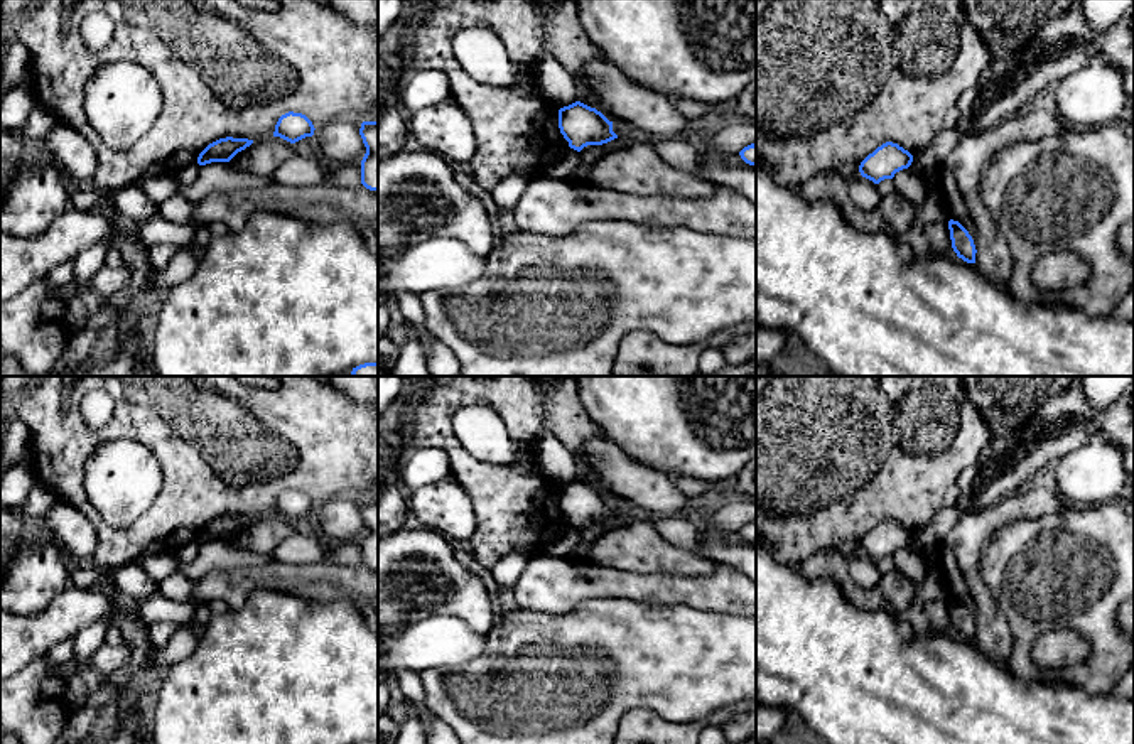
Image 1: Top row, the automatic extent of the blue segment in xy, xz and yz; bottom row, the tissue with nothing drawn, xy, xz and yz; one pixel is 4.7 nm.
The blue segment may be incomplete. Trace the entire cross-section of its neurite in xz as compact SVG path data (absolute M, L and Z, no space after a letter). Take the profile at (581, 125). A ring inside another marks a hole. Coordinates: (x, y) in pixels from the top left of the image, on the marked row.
M580 101L559 110L559 128L569 147L577 152L587 145L602 145L618 138L613 121Z

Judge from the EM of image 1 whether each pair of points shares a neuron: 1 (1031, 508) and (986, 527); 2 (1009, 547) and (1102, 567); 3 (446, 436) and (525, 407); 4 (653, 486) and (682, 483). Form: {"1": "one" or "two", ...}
{"1": "one", "2": "one", "3": "one", "4": "two"}

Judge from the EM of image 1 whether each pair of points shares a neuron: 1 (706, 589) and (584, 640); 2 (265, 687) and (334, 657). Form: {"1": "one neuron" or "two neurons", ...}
{"1": "two neurons", "2": "one neuron"}

